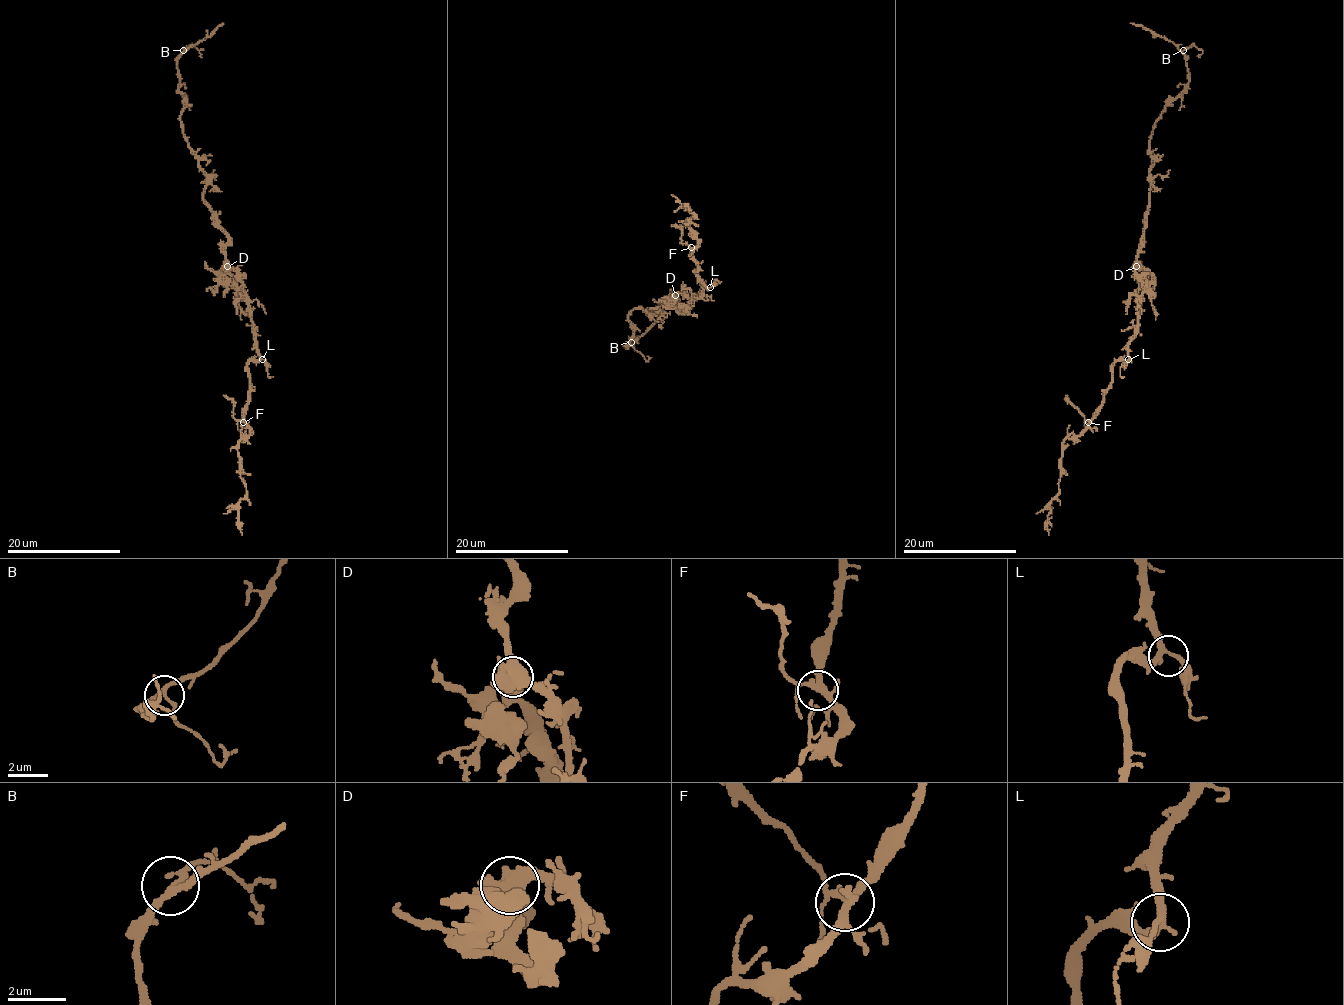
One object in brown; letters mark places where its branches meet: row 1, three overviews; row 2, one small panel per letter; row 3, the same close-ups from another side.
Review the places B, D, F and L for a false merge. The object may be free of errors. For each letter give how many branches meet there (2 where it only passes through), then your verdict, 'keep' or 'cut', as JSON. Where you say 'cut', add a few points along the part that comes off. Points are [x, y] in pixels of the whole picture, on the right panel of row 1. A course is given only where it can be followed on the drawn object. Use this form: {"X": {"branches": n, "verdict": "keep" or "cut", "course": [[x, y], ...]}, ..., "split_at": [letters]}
{"B": {"branches": 3, "verdict": "keep"}, "D": {"branches": 4, "verdict": "cut", "course": [[1136, 267], [1144, 268], [1151, 275], [1151, 305], [1156, 320]]}, "F": {"branches": 5, "verdict": "keep"}, "L": {"branches": 3, "verdict": "keep"}, "split_at": ["D"]}

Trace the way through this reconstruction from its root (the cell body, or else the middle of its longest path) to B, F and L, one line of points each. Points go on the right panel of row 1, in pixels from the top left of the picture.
B: (1134, 267), (1150, 198), (1150, 137), (1161, 111), (1184, 90), (1188, 81), (1183, 50)
F: (1134, 267), (1143, 288), (1137, 334), (1128, 345), (1128, 358), (1113, 365), (1104, 402), (1088, 422)
L: (1134, 267), (1141, 282), (1143, 298), (1137, 334), (1128, 345), (1128, 359)

